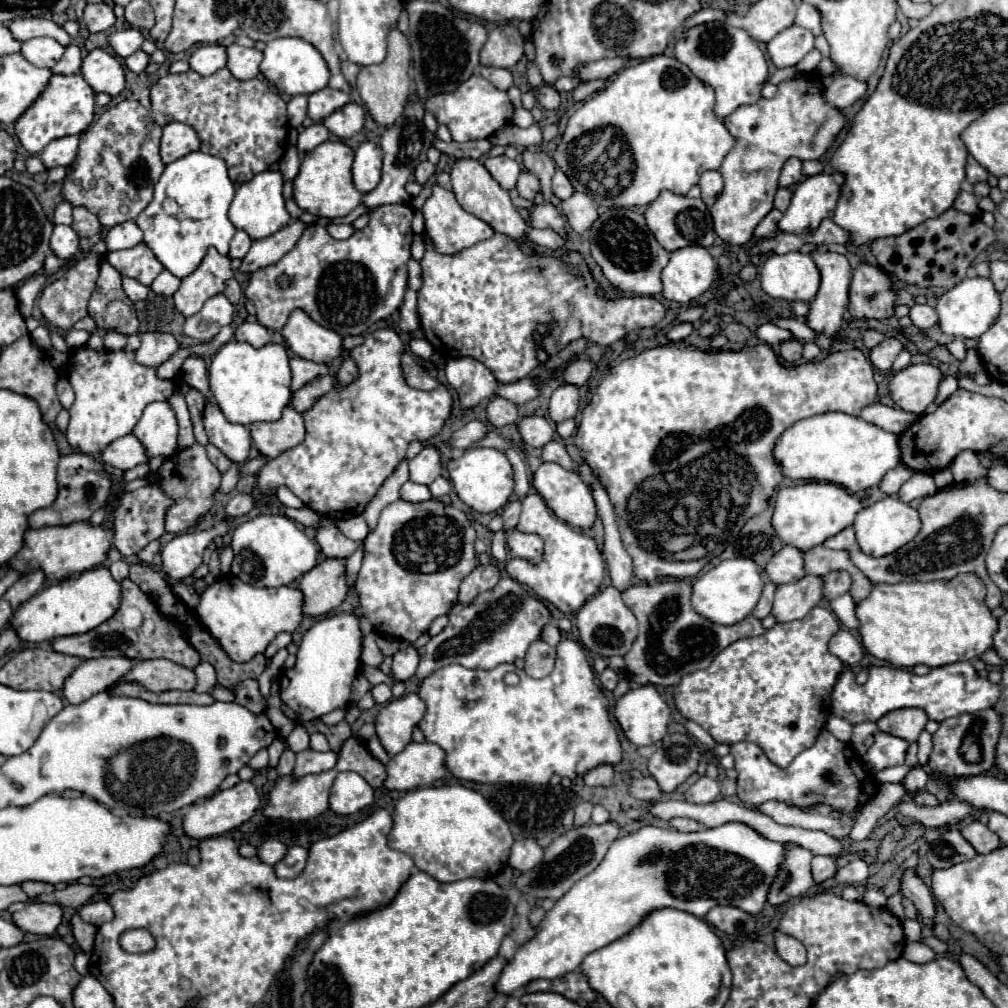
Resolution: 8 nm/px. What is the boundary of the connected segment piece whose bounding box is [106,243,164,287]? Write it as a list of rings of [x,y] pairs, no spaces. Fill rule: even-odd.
[[[144,243],[124,251],[112,251],[106,255],[106,261],[112,267],[116,267],[124,277],[132,277],[146,287],[150,287],[156,275],[164,269],[164,265],[156,261],[156,255],[152,253],[152,249],[148,249],[148,245]]]

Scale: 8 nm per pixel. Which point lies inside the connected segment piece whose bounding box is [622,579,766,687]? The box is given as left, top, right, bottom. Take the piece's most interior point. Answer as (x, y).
(673, 640)

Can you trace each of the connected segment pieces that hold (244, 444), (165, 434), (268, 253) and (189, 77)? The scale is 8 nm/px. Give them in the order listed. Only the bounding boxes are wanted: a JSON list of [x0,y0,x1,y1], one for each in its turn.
[[204,401,252,463],[132,401,178,457],[242,219,304,271],[150,67,286,183]]

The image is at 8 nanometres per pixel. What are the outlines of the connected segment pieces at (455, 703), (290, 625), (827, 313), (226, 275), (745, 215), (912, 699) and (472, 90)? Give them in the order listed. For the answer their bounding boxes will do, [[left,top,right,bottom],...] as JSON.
[[418,639,622,785],[198,575,304,661],[808,249,852,351],[174,249,234,317],[710,71,846,245],[832,661,1000,725],[426,73,514,141]]

